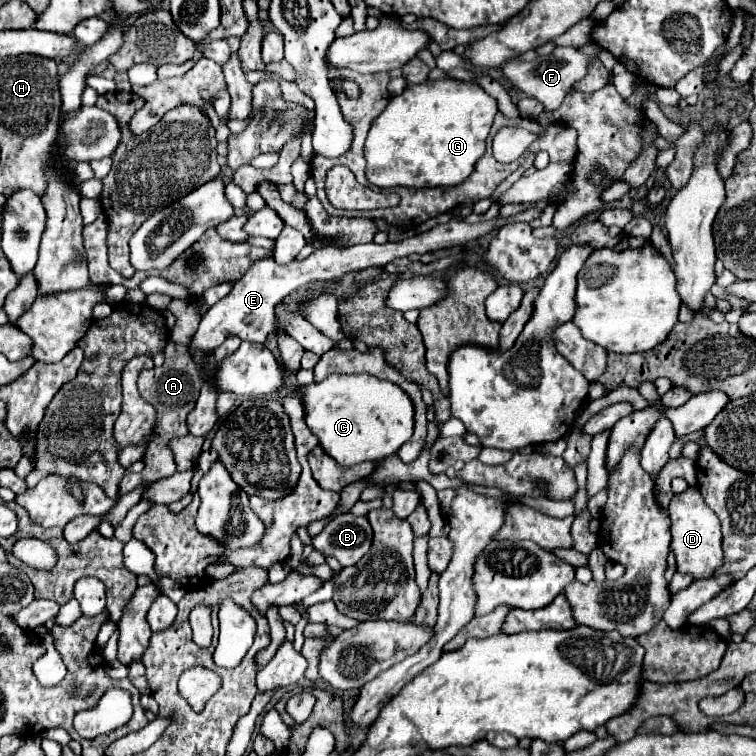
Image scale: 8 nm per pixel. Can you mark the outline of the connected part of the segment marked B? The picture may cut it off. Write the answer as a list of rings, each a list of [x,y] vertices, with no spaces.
[[[352,513],[332,519],[324,531],[312,539],[316,551],[334,557],[342,567],[356,565],[372,547],[372,527],[366,517]]]

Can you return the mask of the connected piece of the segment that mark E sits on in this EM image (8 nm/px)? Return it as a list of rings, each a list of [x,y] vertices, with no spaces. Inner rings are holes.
[[[530,207],[530,209],[522,209],[520,213],[512,215],[512,217],[494,217],[490,221],[482,221],[476,225],[468,225],[468,223],[460,223],[456,219],[452,219],[446,225],[436,225],[430,231],[418,233],[414,237],[402,239],[398,243],[384,243],[384,245],[376,245],[376,243],[366,243],[366,245],[354,245],[350,249],[334,249],[334,247],[326,247],[326,249],[318,249],[314,251],[308,259],[304,261],[292,261],[290,265],[278,265],[274,261],[274,257],[264,257],[254,261],[254,265],[250,265],[250,269],[244,273],[242,279],[238,279],[234,283],[234,287],[230,289],[230,293],[220,299],[214,307],[208,309],[208,313],[202,317],[200,327],[192,339],[190,349],[194,347],[202,347],[206,351],[214,351],[218,345],[224,343],[224,339],[228,335],[238,335],[242,341],[254,341],[254,343],[264,343],[268,333],[274,331],[277,334],[278,341],[281,341],[282,364],[288,370],[299,370],[300,361],[305,353],[304,348],[293,338],[287,336],[283,330],[274,325],[274,307],[288,297],[294,289],[304,287],[306,283],[314,281],[314,279],[338,279],[344,277],[346,273],[358,273],[366,267],[374,267],[374,265],[386,265],[396,257],[408,257],[412,253],[424,255],[424,253],[434,253],[440,249],[450,249],[450,247],[458,247],[458,245],[468,245],[480,237],[484,237],[490,231],[498,231],[504,225],[510,223],[530,223],[534,217],[540,217],[542,211],[538,207]]]

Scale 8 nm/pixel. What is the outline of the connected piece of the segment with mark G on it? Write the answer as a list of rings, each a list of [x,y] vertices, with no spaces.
[[[436,79],[420,85],[410,85],[402,95],[392,97],[390,105],[378,115],[370,127],[366,139],[366,177],[372,185],[380,189],[388,187],[450,187],[462,183],[474,171],[476,161],[482,157],[486,149],[486,137],[490,133],[494,115],[496,115],[496,99],[490,97],[480,85],[454,81],[454,79]]]

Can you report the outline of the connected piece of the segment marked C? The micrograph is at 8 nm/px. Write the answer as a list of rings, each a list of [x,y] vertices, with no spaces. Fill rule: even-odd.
[[[334,373],[320,383],[300,387],[298,393],[302,393],[308,429],[318,437],[320,447],[344,467],[394,455],[412,437],[414,405],[396,383],[368,373]]]

